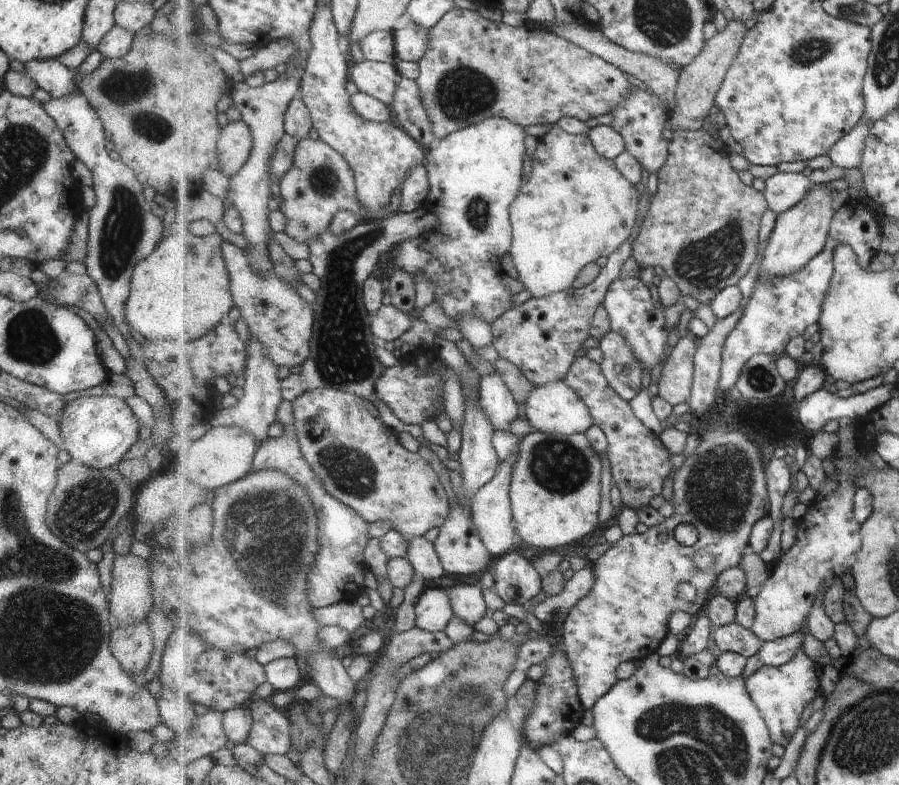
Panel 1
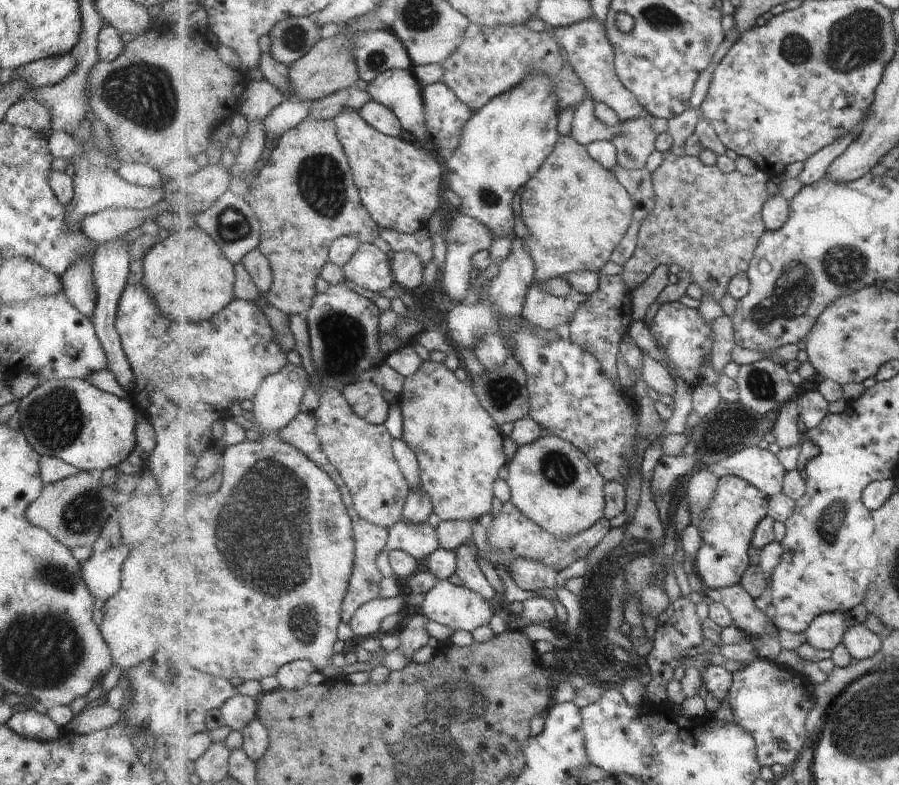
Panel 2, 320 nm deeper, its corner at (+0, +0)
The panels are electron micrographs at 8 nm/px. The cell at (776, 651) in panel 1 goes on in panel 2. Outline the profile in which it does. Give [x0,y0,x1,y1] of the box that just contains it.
[805,613,850,651]

